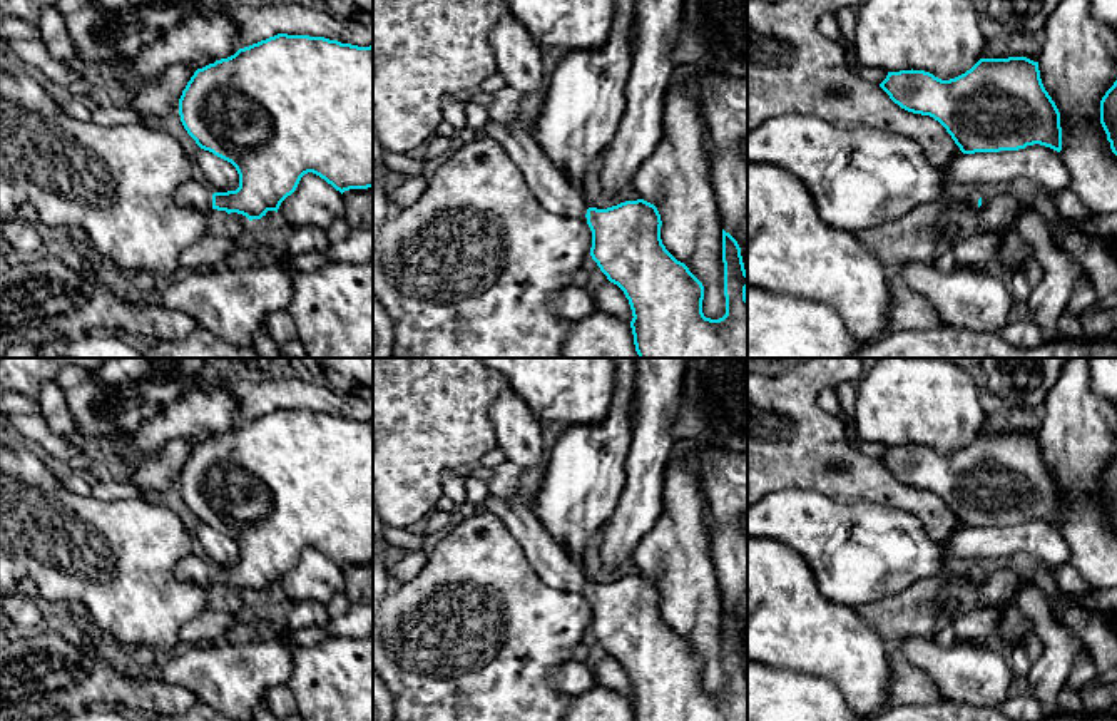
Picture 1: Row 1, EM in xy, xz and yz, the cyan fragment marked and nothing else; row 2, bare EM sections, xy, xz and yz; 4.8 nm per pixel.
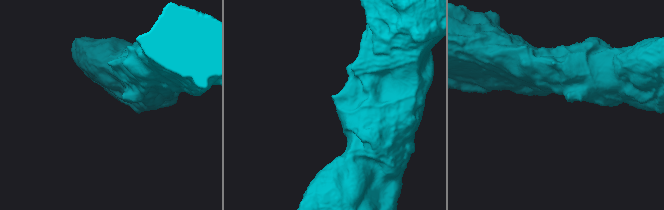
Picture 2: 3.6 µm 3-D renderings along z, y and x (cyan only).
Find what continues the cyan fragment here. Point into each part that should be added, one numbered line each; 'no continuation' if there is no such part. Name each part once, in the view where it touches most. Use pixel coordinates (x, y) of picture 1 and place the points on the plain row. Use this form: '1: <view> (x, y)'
1: xy (191, 569)

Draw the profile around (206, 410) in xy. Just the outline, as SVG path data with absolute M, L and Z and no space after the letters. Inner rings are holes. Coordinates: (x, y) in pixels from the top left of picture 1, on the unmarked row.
M201 381L135 430L120 433L120 440L144 455L161 452L176 438L202 443L239 425L237 401L226 385Z

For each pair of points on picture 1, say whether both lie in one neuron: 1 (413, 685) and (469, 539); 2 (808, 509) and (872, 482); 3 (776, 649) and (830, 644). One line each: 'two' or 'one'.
1: one
2: two
3: one

